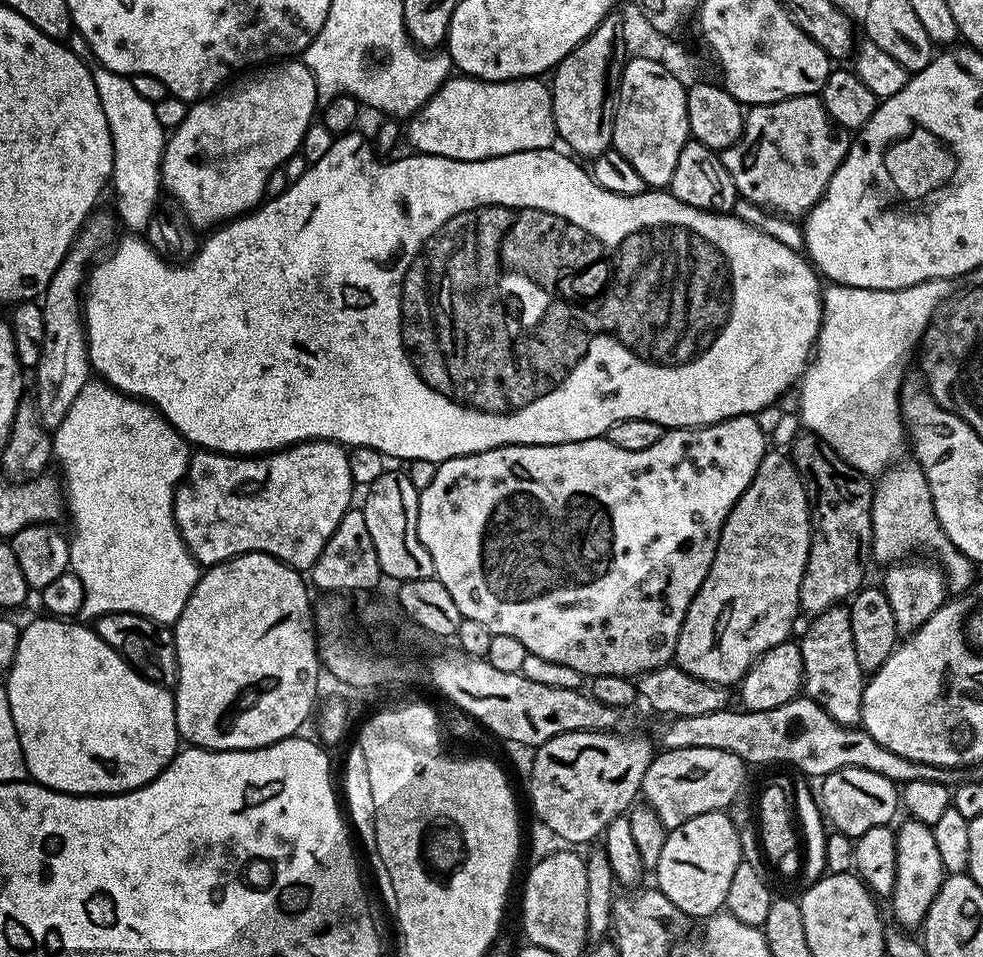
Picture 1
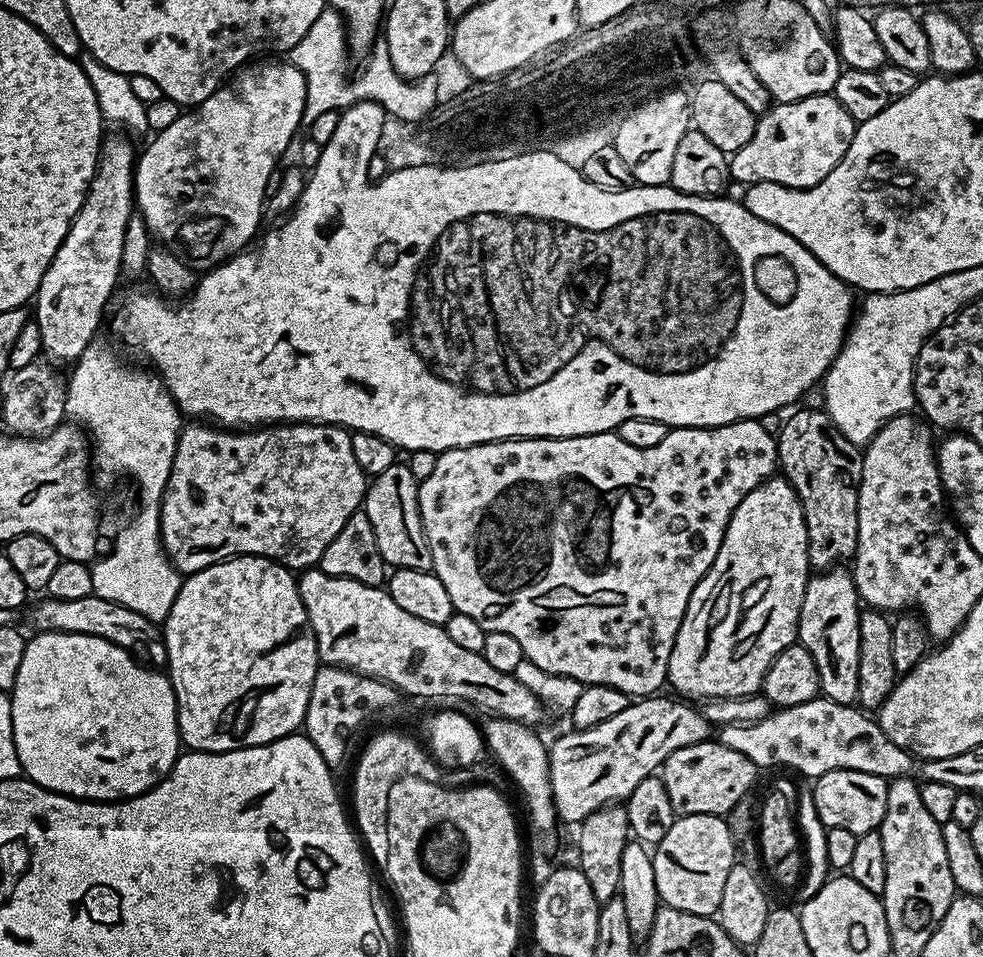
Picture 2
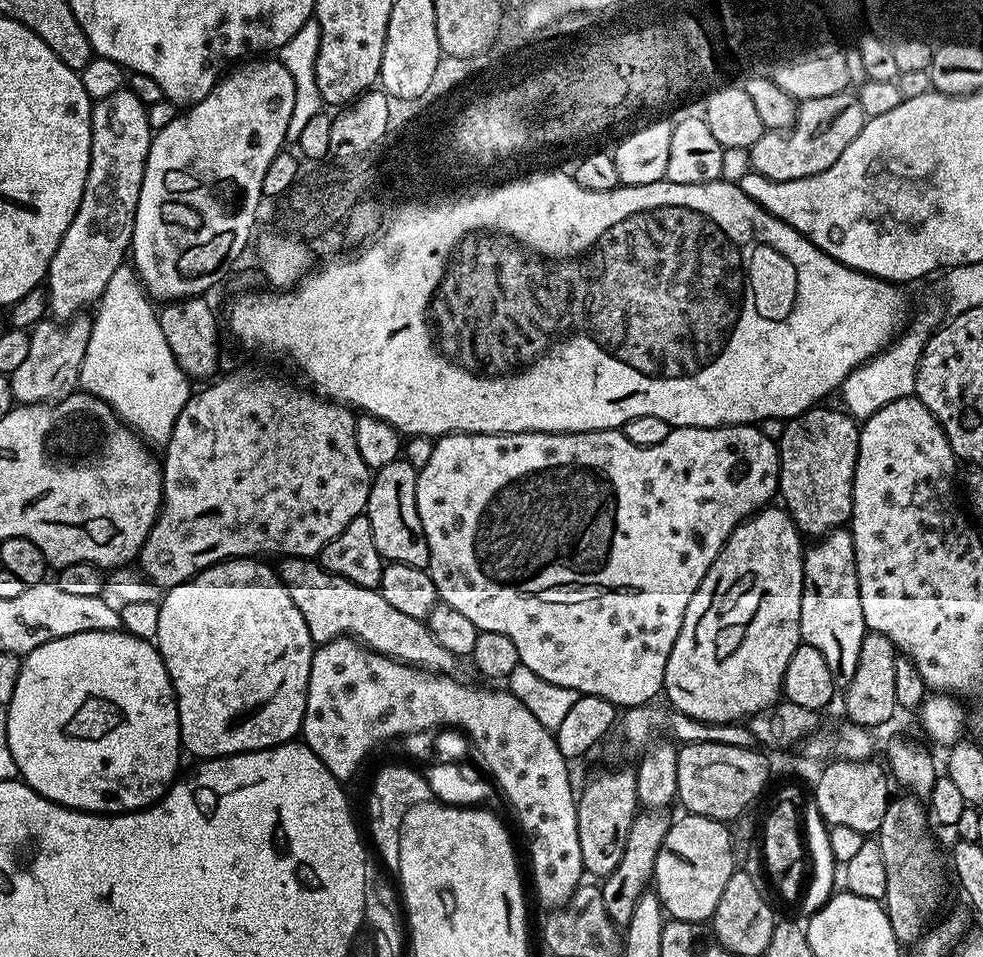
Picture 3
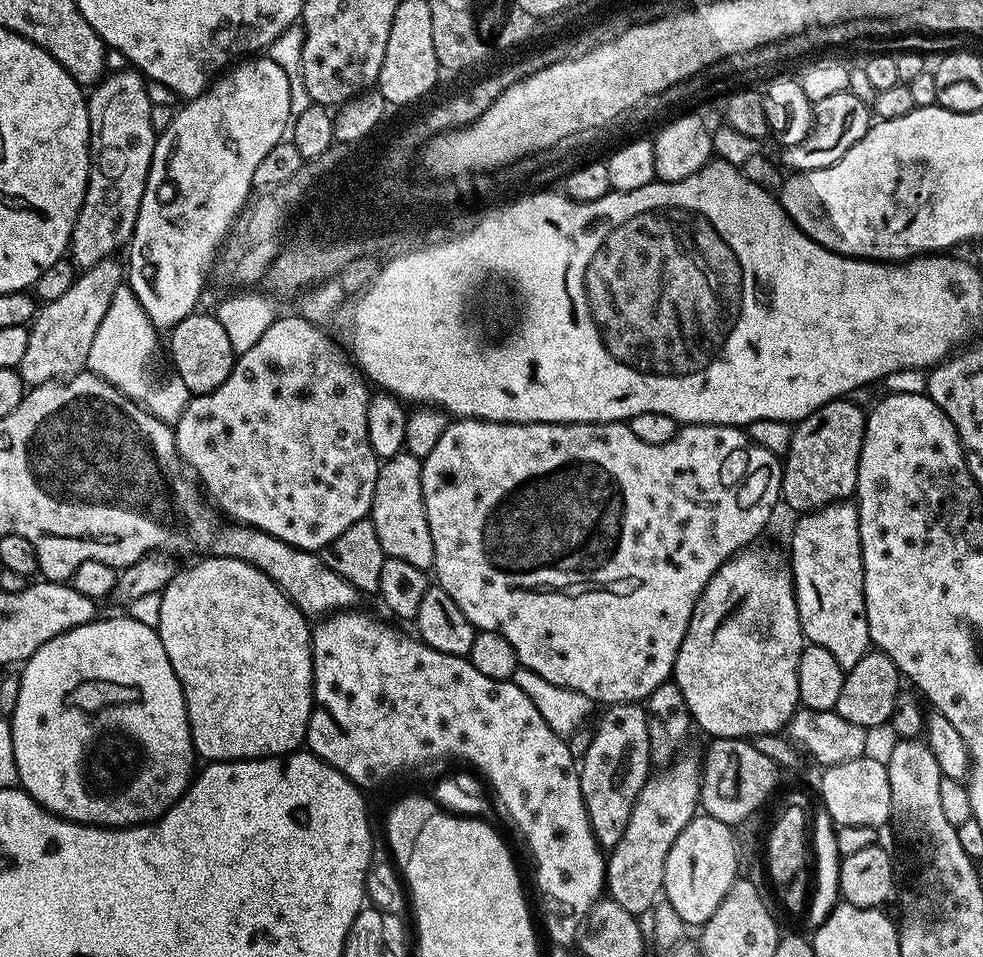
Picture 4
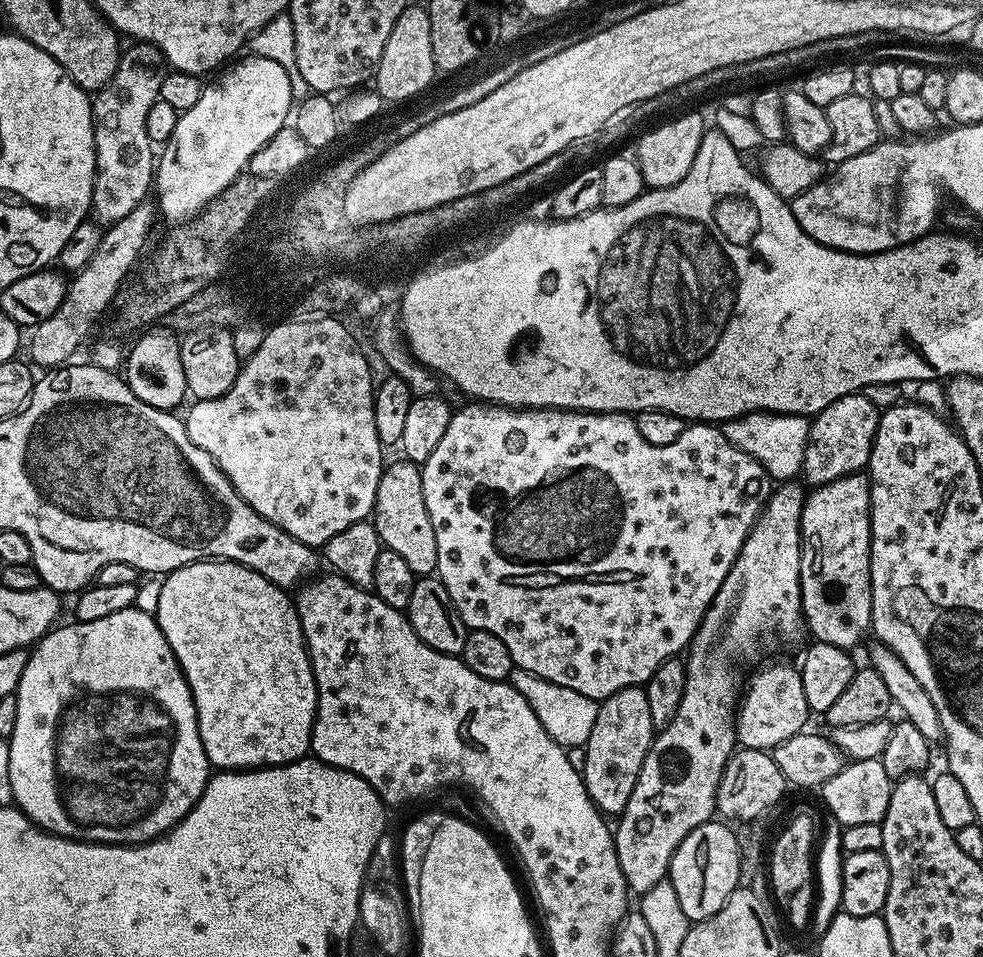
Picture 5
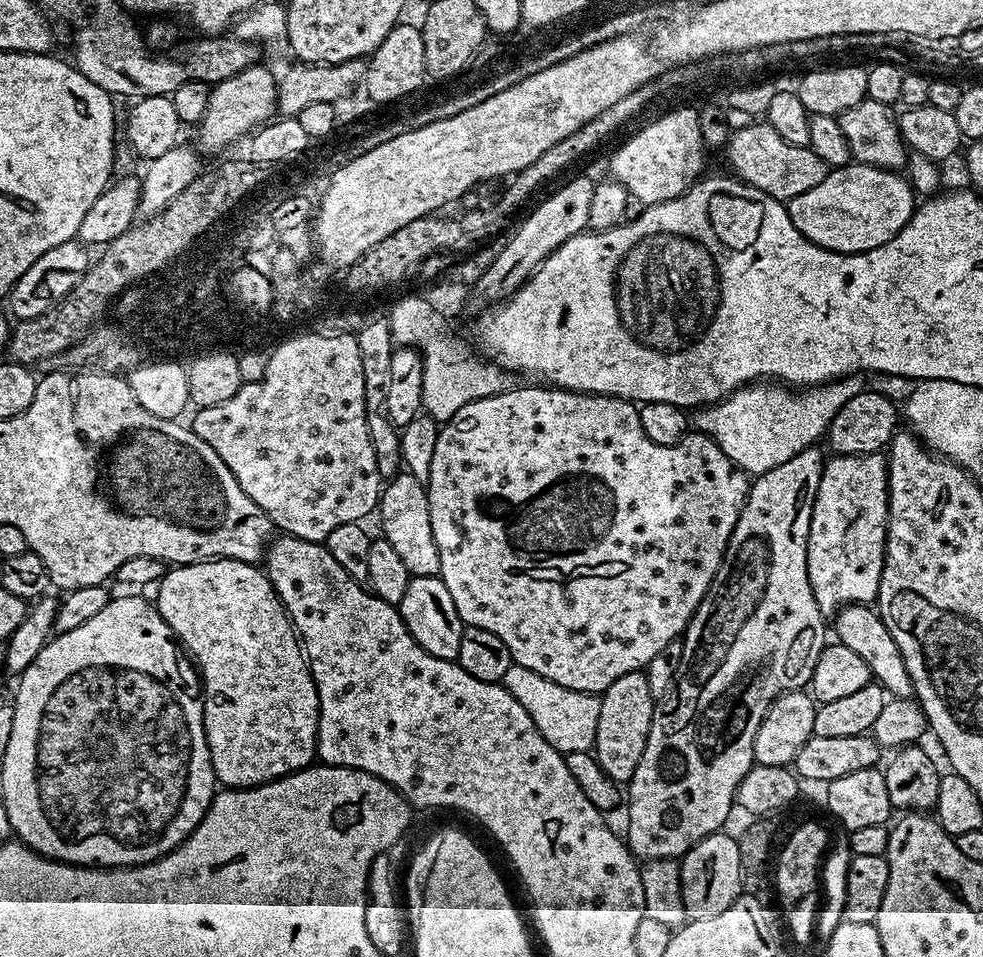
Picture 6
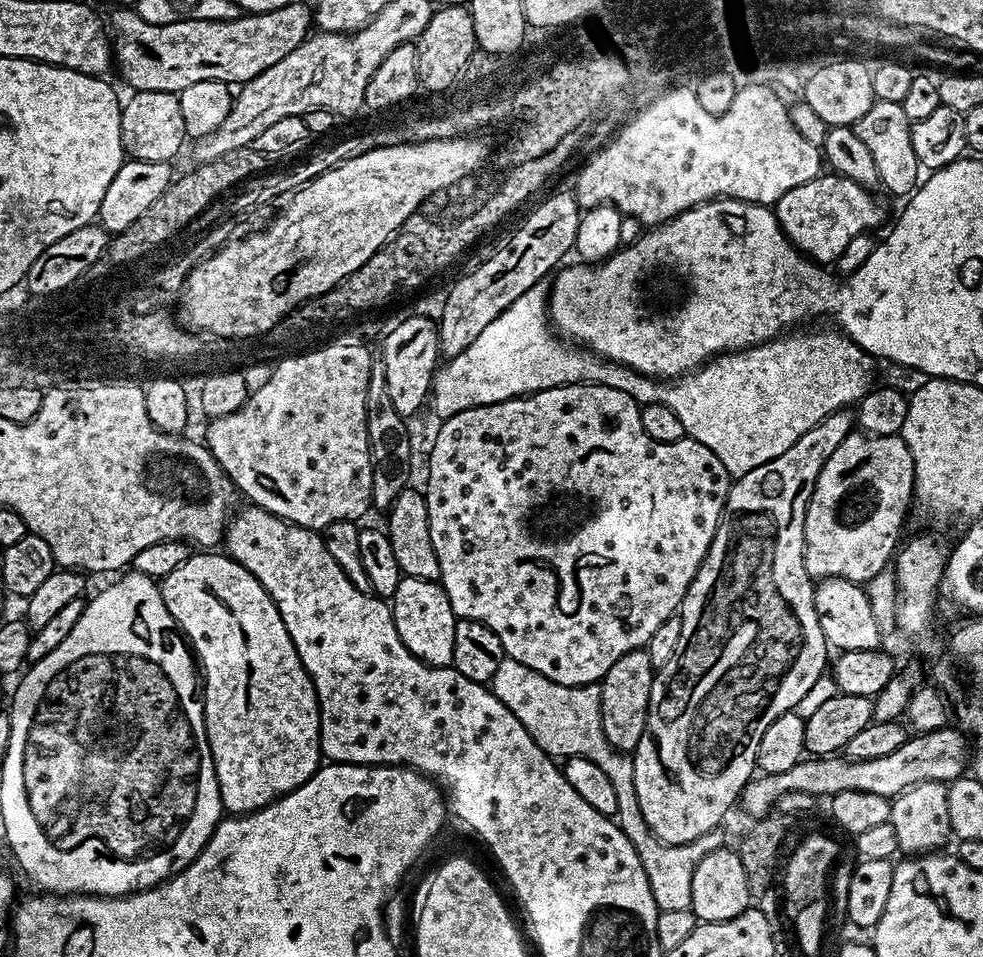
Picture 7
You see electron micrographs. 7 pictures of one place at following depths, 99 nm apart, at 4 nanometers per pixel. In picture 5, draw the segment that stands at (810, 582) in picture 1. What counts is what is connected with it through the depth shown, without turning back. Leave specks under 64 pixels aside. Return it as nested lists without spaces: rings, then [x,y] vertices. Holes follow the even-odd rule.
[[[858,391],[838,398],[838,402],[830,402],[826,410],[811,417],[802,469],[803,479],[809,485],[819,486],[843,476],[863,473],[868,467],[880,414],[881,409],[876,408],[869,398],[864,398],[862,392]]]

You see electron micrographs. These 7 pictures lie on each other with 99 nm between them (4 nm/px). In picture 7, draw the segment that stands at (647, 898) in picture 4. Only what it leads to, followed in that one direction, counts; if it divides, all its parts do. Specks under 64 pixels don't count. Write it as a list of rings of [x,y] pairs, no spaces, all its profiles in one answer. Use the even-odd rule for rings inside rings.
[[[841,410],[830,414],[818,426],[814,426],[814,430],[806,430],[806,434],[802,434],[802,438],[798,438],[798,442],[794,442],[794,446],[790,446],[786,454],[778,454],[778,458],[750,470],[750,474],[742,474],[731,481],[720,525],[718,530],[712,533],[710,550],[704,561],[700,563],[700,568],[690,582],[688,592],[678,609],[680,637],[676,653],[667,660],[663,668],[655,673],[650,690],[646,730],[635,752],[631,753],[634,766],[634,790],[638,794],[638,810],[642,810],[642,818],[646,818],[646,826],[650,826],[652,833],[663,844],[694,842],[694,838],[702,838],[702,834],[717,831],[721,827],[719,824],[723,822],[724,815],[735,804],[737,807],[744,788],[757,771],[758,742],[762,742],[762,734],[766,734],[770,722],[774,722],[774,718],[778,718],[783,712],[796,710],[799,702],[814,686],[814,682],[818,681],[820,676],[825,675],[829,667],[830,645],[822,634],[822,626],[818,622],[818,610],[814,606],[814,580],[808,575],[804,565],[804,523],[808,503],[814,494],[814,486],[818,482],[818,474],[822,474],[822,466],[826,466],[830,454],[834,454],[834,450],[838,450],[838,446],[842,446],[844,439],[852,435],[853,431],[854,416],[851,411]]]

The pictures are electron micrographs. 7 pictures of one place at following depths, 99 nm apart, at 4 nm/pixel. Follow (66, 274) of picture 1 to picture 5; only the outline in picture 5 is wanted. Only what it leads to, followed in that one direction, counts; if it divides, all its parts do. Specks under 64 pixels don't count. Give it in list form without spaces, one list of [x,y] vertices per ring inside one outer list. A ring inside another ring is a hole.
[[[132,42],[129,45],[129,48],[127,45],[121,51],[116,73],[110,78],[110,82],[103,84],[99,92],[91,97],[96,177],[90,212],[104,226],[117,224],[119,220],[126,218],[126,214],[130,214],[130,210],[134,210],[134,206],[145,203],[154,184],[154,145],[150,134],[146,134],[146,118],[150,114],[150,106],[154,106],[154,102],[160,98],[166,65],[164,56],[154,45],[143,42]]]

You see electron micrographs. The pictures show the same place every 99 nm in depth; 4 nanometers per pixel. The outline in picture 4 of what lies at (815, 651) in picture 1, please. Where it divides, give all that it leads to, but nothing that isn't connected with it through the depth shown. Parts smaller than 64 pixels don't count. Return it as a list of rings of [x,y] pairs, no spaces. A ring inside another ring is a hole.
[[[837,502],[828,504],[824,508],[818,508],[815,512],[805,512],[799,517],[796,529],[792,532],[792,556],[790,552],[790,567],[792,570],[792,584],[796,587],[796,605],[798,606],[798,618],[804,631],[804,638],[808,644],[817,644],[822,646],[822,650],[830,650],[834,654],[838,666],[845,670],[853,668],[857,662],[870,650],[870,641],[868,638],[868,619],[866,618],[866,602],[864,601],[864,563],[862,562],[862,533],[858,526],[858,510],[855,503]]]

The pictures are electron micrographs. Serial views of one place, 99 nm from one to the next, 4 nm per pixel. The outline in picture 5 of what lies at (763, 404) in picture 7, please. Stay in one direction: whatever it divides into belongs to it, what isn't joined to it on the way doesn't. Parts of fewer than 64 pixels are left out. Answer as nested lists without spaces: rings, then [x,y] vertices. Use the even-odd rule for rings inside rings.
[[[749,412],[736,420],[727,421],[722,431],[728,443],[738,446],[739,452],[750,454],[752,460],[762,462],[769,476],[776,482],[788,482],[801,475],[808,441],[807,416],[780,416],[776,412]]]

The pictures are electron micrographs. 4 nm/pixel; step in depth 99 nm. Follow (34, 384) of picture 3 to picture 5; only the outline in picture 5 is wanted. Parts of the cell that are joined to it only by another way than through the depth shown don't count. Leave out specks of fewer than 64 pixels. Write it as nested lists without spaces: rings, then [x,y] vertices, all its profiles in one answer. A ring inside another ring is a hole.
[[[145,202],[134,206],[126,218],[111,225],[101,235],[100,245],[90,258],[85,268],[75,273],[74,279],[68,285],[68,293],[64,296],[62,306],[46,322],[35,325],[31,329],[32,341],[27,341],[26,352],[32,355],[33,365],[41,364],[41,369],[51,370],[67,365],[72,356],[80,348],[80,343],[88,336],[88,331],[96,324],[100,315],[104,316],[112,307],[112,302],[121,288],[125,287],[128,271],[136,264],[140,251],[144,248],[144,239],[152,228],[152,223],[158,220],[158,208],[155,203]]]

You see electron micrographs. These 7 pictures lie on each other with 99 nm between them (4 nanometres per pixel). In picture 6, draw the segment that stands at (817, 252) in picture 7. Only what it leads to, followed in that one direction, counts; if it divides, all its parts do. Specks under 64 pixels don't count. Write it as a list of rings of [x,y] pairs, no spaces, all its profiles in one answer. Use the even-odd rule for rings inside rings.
[[[849,162],[842,168],[831,169],[828,176],[818,182],[818,186],[787,201],[786,207],[794,226],[810,242],[832,252],[851,254],[869,252],[890,242],[890,238],[894,238],[894,234],[898,234],[898,230],[902,230],[902,226],[910,222],[912,213],[918,207],[918,200],[909,181],[899,171]]]

